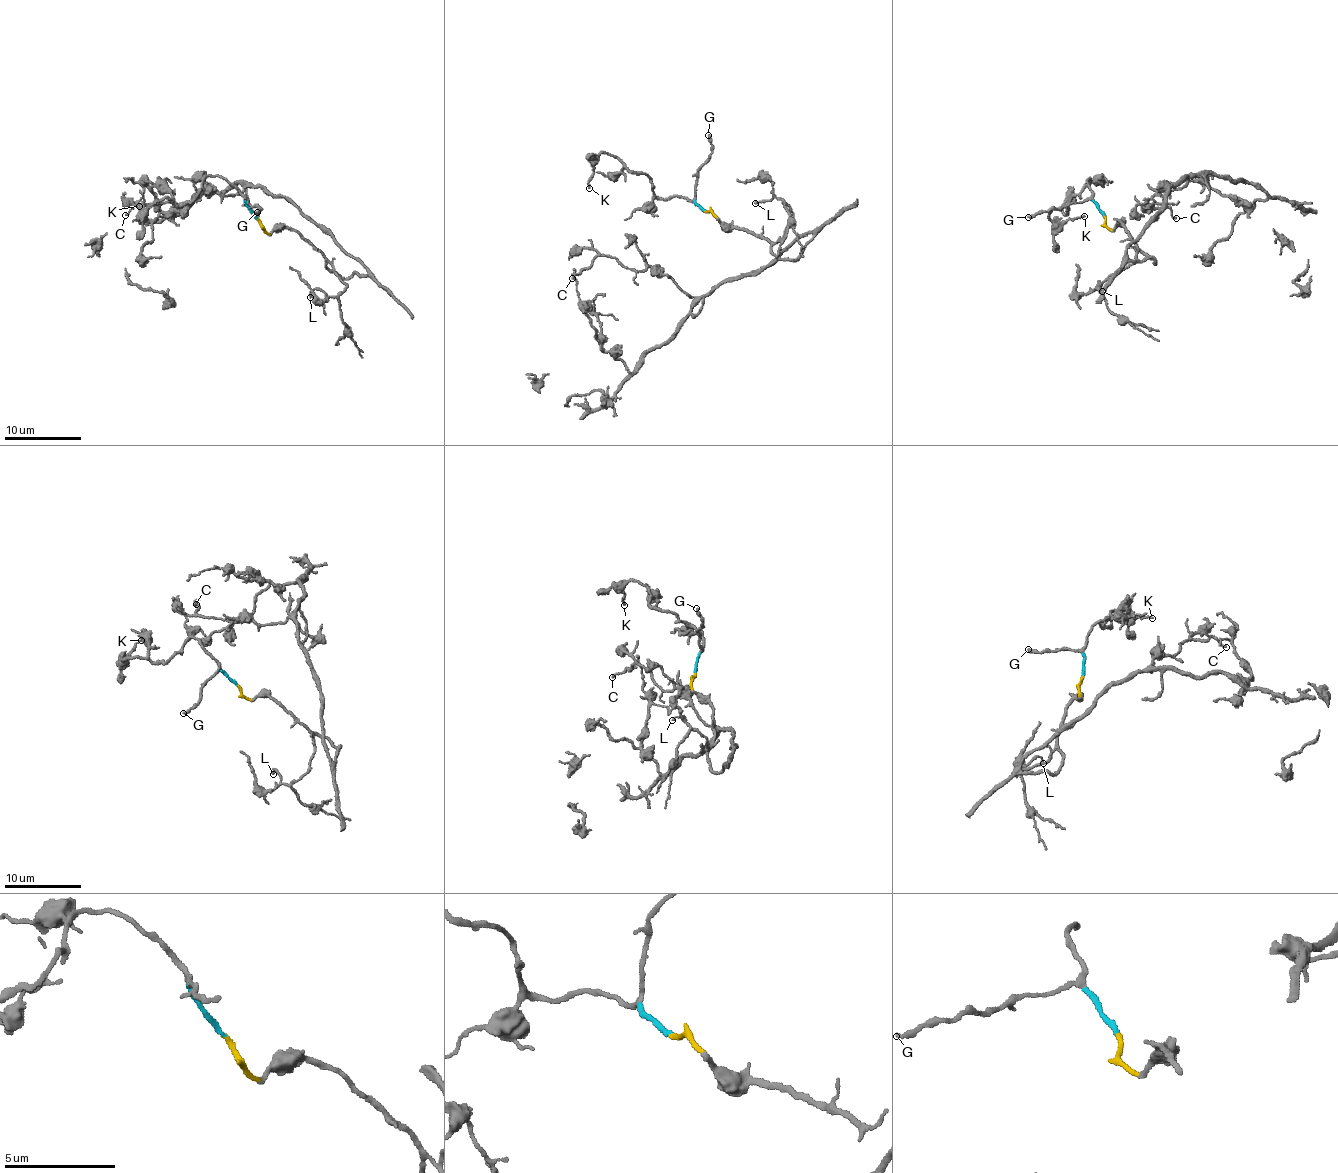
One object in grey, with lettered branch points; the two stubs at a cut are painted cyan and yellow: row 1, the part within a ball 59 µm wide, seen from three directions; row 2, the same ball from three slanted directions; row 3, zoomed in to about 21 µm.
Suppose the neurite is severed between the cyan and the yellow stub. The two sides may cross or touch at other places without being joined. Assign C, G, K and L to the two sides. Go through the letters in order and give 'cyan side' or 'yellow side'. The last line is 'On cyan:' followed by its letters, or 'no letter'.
C: yellow side
G: cyan side
K: cyan side
L: yellow side
On cyan: G, K

